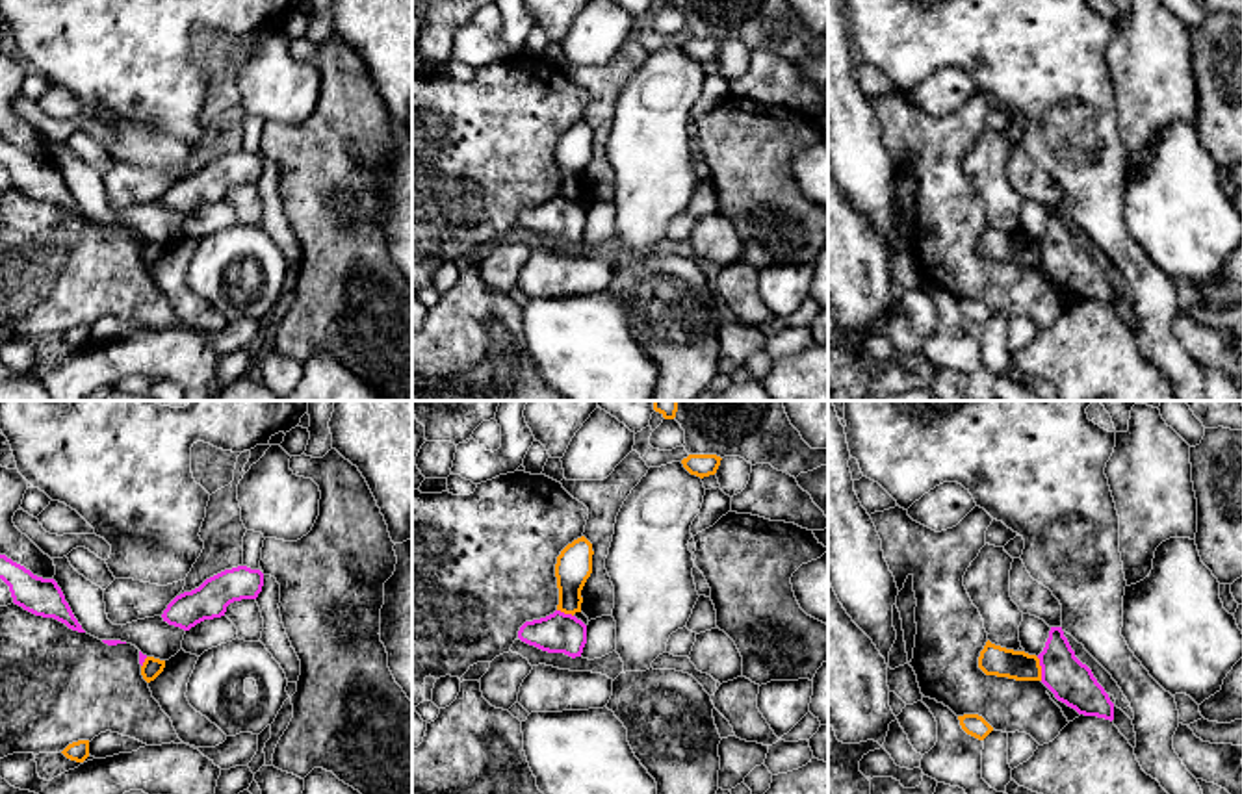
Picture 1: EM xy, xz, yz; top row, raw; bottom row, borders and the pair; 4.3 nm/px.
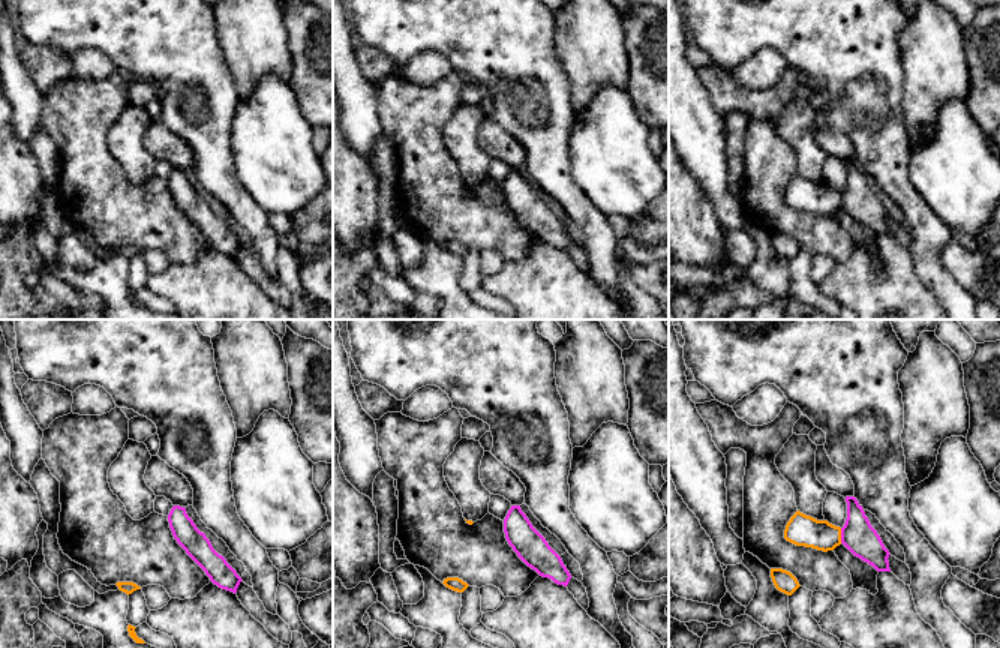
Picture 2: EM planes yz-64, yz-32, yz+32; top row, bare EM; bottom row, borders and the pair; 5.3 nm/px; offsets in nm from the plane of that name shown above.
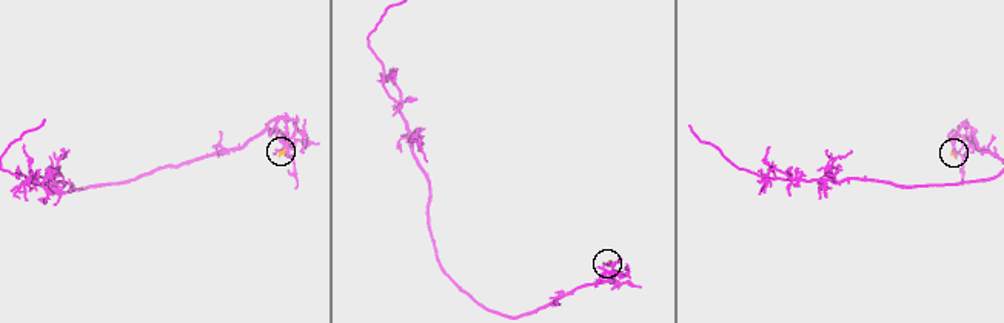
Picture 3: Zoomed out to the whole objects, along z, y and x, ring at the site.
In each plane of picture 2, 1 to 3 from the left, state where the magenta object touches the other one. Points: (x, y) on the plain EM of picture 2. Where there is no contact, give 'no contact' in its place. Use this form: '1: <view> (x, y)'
1: no contact
2: no contact
3: yz+32 (840, 200)

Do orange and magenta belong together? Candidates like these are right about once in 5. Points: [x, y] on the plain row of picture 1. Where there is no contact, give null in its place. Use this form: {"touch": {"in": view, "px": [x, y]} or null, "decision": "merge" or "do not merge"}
{"touch": {"in": "yz", "px": [1040, 253]}, "decision": "do not merge"}

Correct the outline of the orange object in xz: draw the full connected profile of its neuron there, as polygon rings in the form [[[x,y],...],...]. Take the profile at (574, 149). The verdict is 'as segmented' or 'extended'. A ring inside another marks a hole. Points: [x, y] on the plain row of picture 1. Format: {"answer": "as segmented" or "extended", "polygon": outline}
{"answer": "as segmented", "polygon": [[[581,121],[568,128],[555,148],[555,161],[559,173],[557,195],[564,198],[581,197],[581,174],[592,158],[592,128]]]}

